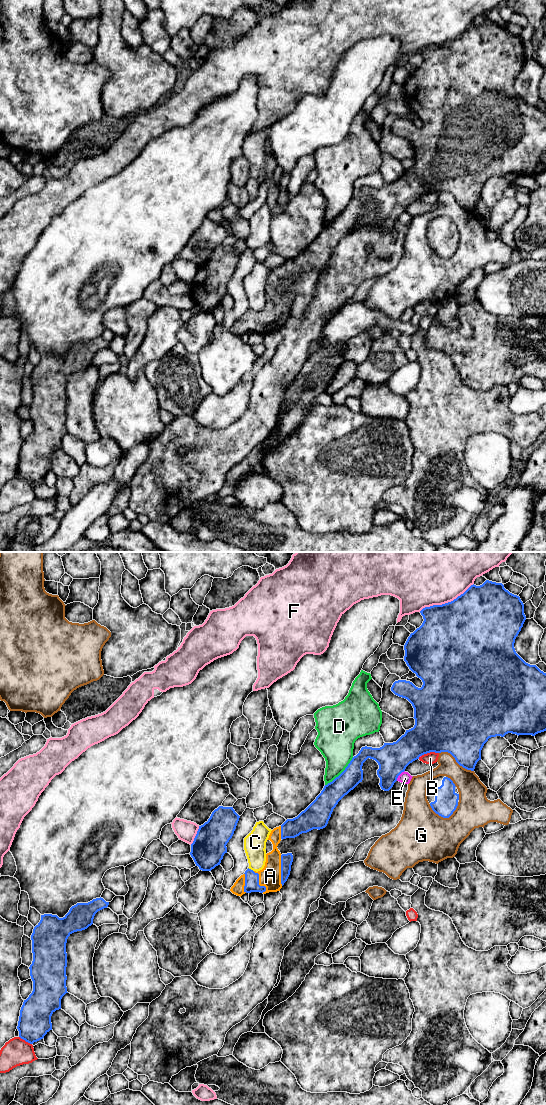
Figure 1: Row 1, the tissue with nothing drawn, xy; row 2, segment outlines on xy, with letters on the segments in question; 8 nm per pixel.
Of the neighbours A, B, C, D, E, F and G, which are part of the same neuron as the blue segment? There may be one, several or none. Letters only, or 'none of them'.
A

